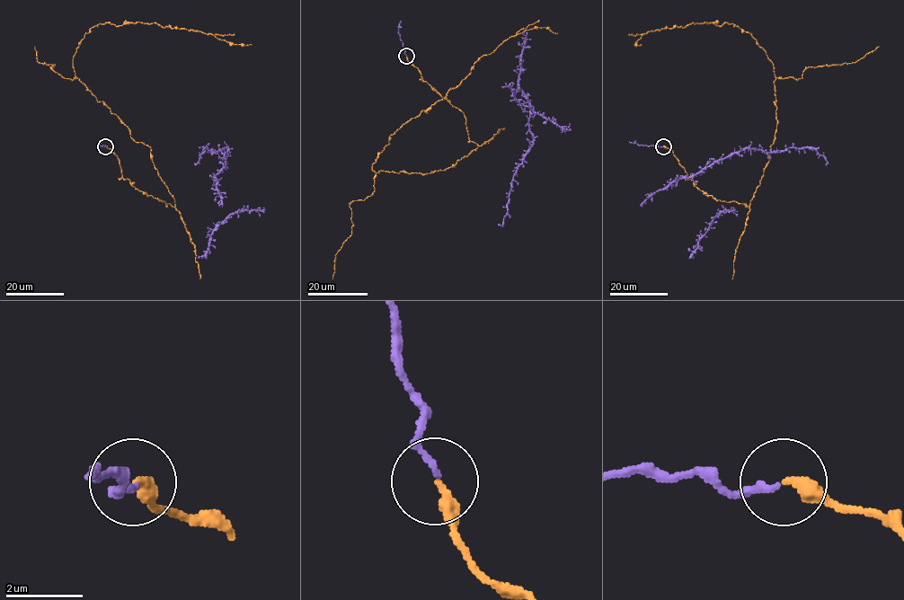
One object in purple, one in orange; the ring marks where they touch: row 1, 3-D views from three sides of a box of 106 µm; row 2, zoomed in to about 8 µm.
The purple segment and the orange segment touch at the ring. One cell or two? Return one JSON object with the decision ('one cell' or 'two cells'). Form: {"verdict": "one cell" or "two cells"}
{"verdict": "one cell"}

